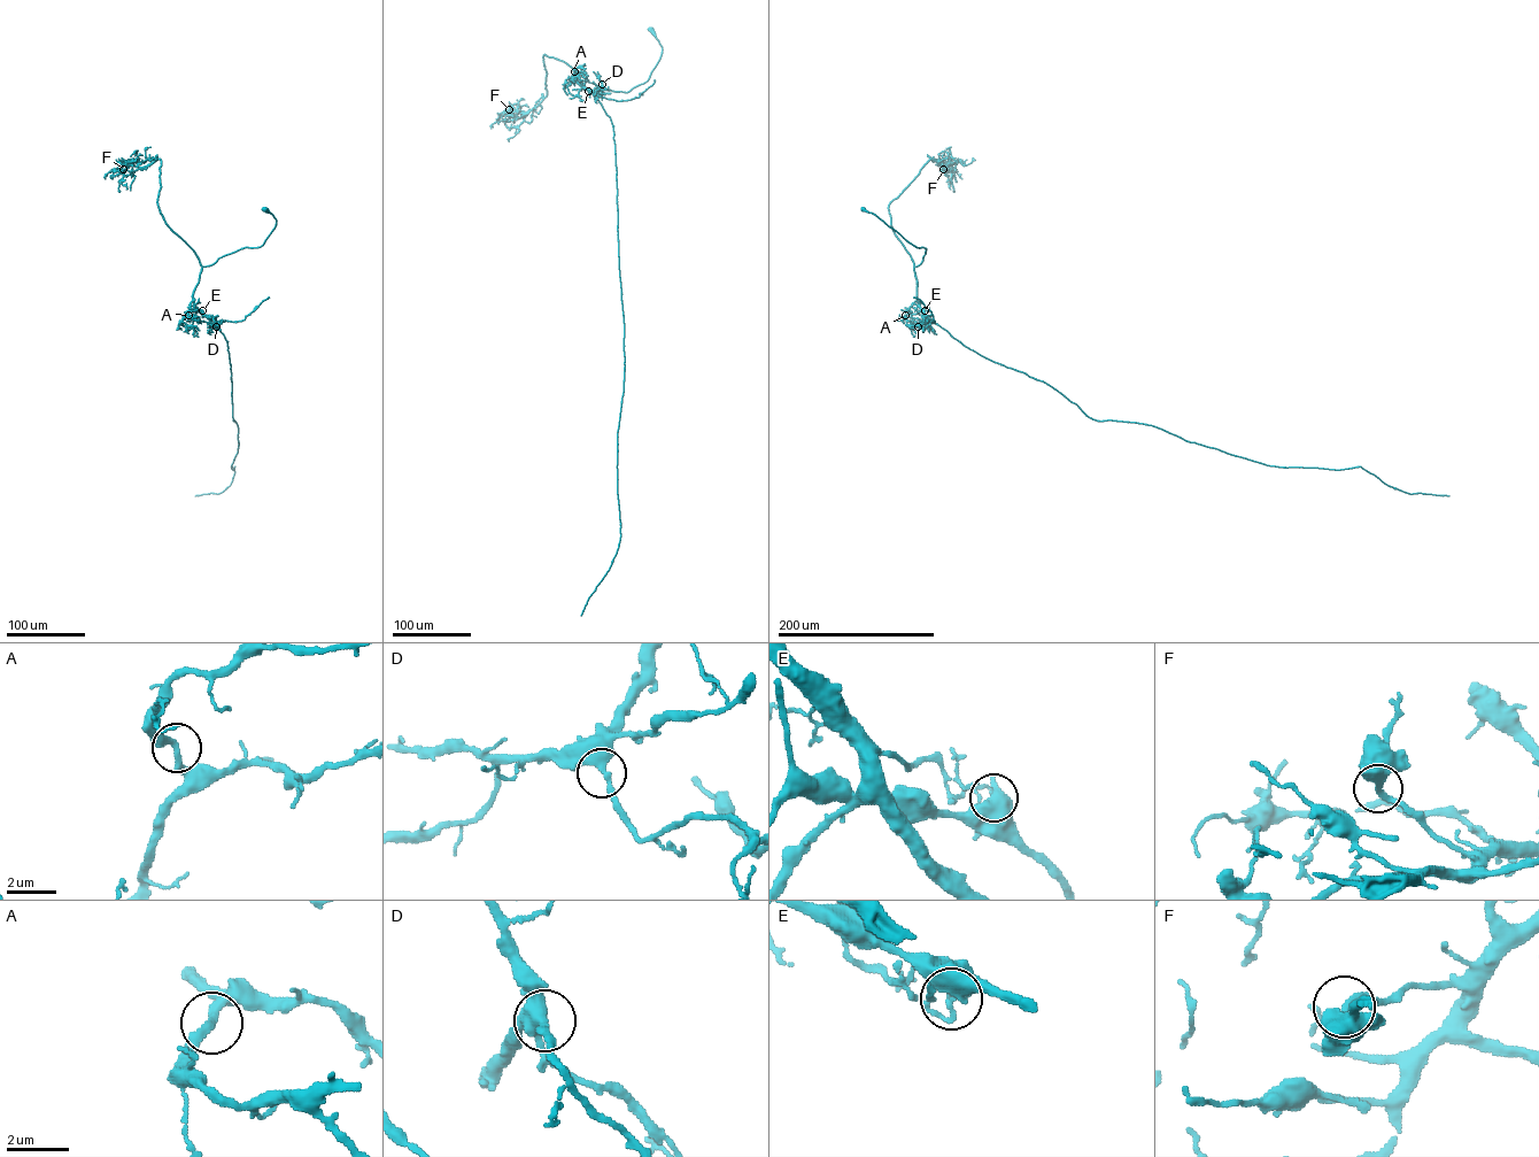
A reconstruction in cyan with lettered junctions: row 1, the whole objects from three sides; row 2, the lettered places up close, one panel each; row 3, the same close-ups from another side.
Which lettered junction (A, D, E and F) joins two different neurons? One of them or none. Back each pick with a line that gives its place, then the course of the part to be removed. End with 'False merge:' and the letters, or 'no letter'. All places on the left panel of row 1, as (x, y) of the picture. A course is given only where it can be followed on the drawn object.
E: place (202, 310); course (202, 311), (226, 341), (233, 421), (238, 425), (239, 442), (231, 484), (218, 494), (195, 495)
False merge: E

